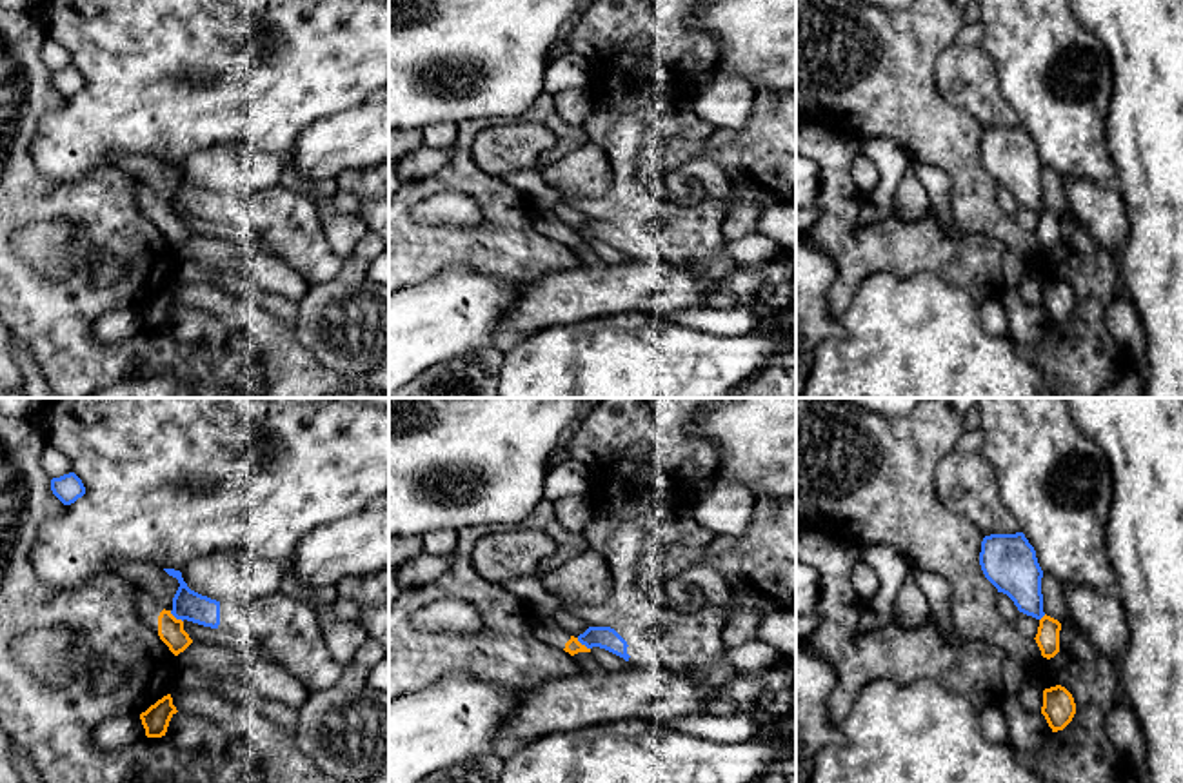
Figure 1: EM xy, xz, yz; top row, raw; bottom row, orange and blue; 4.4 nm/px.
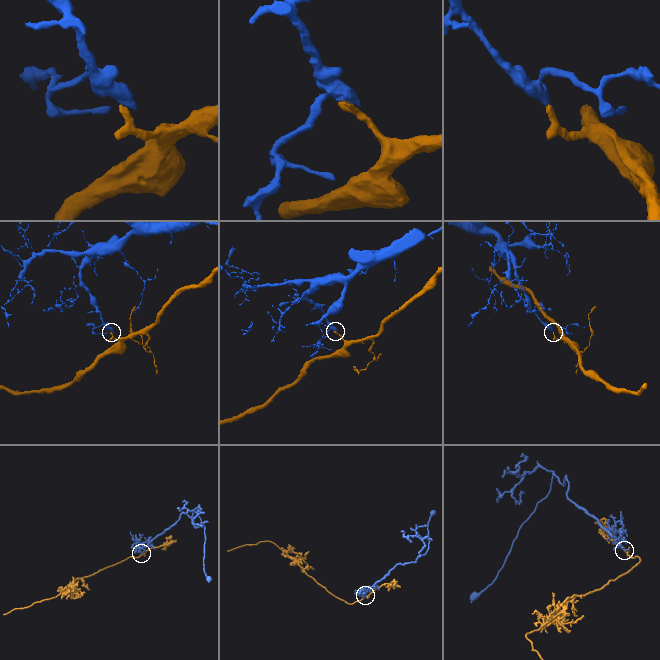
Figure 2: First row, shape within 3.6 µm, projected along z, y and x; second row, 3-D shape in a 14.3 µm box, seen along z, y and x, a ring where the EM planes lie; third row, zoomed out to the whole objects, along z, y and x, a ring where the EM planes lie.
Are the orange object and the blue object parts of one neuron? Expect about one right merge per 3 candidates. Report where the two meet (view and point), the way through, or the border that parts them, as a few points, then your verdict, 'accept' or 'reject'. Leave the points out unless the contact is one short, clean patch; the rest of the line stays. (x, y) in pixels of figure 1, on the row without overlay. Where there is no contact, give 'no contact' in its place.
xy (175, 211) | along xy (169, 204), (182, 215) | reject

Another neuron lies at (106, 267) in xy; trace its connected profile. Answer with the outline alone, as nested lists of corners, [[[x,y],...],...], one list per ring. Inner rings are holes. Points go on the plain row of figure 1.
[[[91,251],[87,263],[91,265],[91,278],[96,287],[107,287],[120,280],[125,273],[125,263],[120,256],[102,251]]]

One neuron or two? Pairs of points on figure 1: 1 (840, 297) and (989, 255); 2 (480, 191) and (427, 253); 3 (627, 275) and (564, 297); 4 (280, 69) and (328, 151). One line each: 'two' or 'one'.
1: one
2: one
3: one
4: two

